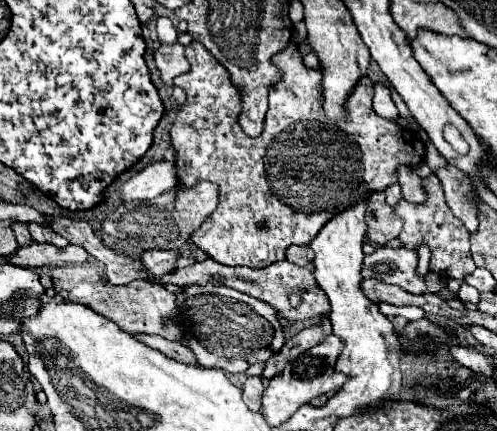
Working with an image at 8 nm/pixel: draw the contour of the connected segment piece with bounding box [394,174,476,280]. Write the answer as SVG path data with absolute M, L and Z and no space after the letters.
M430 174L428 178L424 178L422 182L426 186L426 194L428 200L422 206L410 206L410 202L400 200L398 206L394 208L396 214L404 220L404 228L400 232L400 240L404 242L406 248L418 248L422 242L426 242L432 250L432 258L430 258L430 268L446 278L458 278L464 280L466 274L474 272L474 260L470 256L470 244L468 244L468 230L464 228L464 224L452 214L452 210L446 204L444 198L444 190L440 180Z

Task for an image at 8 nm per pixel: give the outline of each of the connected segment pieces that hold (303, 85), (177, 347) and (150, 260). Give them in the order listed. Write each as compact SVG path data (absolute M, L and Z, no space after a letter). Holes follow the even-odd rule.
M194 40L192 44L186 46L186 58L190 62L190 70L186 74L180 74L174 78L174 86L180 86L186 90L186 102L184 106L178 110L178 116L176 116L176 122L170 130L170 136L172 136L172 146L176 150L176 166L178 166L178 180L180 180L180 186L194 186L196 180L210 180L214 184L218 184L220 188L220 202L218 202L218 208L214 210L214 214L210 214L210 218L198 228L194 230L192 234L192 242L202 250L206 252L210 258L214 258L216 262L220 264L226 264L226 266L248 266L248 268L266 268L270 266L270 262L278 262L278 260L284 260L284 252L290 244L310 244L312 238L320 232L320 228L330 220L334 218L336 214L348 210L350 206L358 204L362 200L362 196L366 192L378 192L378 190L386 190L390 184L394 184L398 180L396 176L396 170L400 166L408 166L408 168L416 168L418 164L424 162L424 154L426 154L426 144L422 142L422 138L414 132L414 130L404 130L398 122L394 120L386 120L386 118L380 118L374 108L372 108L372 92L374 92L374 84L368 76L362 76L358 80L358 84L354 86L354 92L348 96L346 100L346 116L340 118L340 120L332 120L324 114L322 110L322 102L324 102L324 96L322 96L322 72L316 70L316 68L306 68L304 62L302 62L302 54L296 46L294 40L288 42L288 46L272 57L272 63L281 69L282 77L276 84L270 86L270 108L268 108L268 114L266 114L266 122L264 122L264 132L258 136L258 138L250 138L248 134L244 134L244 130L240 128L238 124L238 116L242 112L242 94L240 90L232 84L230 80L230 74L228 70L198 42ZM258 222L266 222L266 228L260 230L256 224Z
M138 334L136 338L138 338L138 340L142 340L144 344L148 344L150 348L160 350L160 352L162 352L162 354L166 354L168 358L174 358L174 360L184 362L184 364L198 366L194 352L192 352L186 344L180 344L180 342L170 342L170 340L166 340L166 338L160 338L160 336L148 336L148 334Z
M146 250L138 254L138 260L142 260L142 264L146 266L146 270L154 276L162 276L162 274L170 274L176 270L176 258L180 258L180 250Z

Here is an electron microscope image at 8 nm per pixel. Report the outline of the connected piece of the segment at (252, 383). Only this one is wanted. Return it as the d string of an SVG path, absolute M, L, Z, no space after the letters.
M252 376L246 380L244 384L244 404L252 410L258 412L260 410L260 398L262 398L262 378L260 376Z

